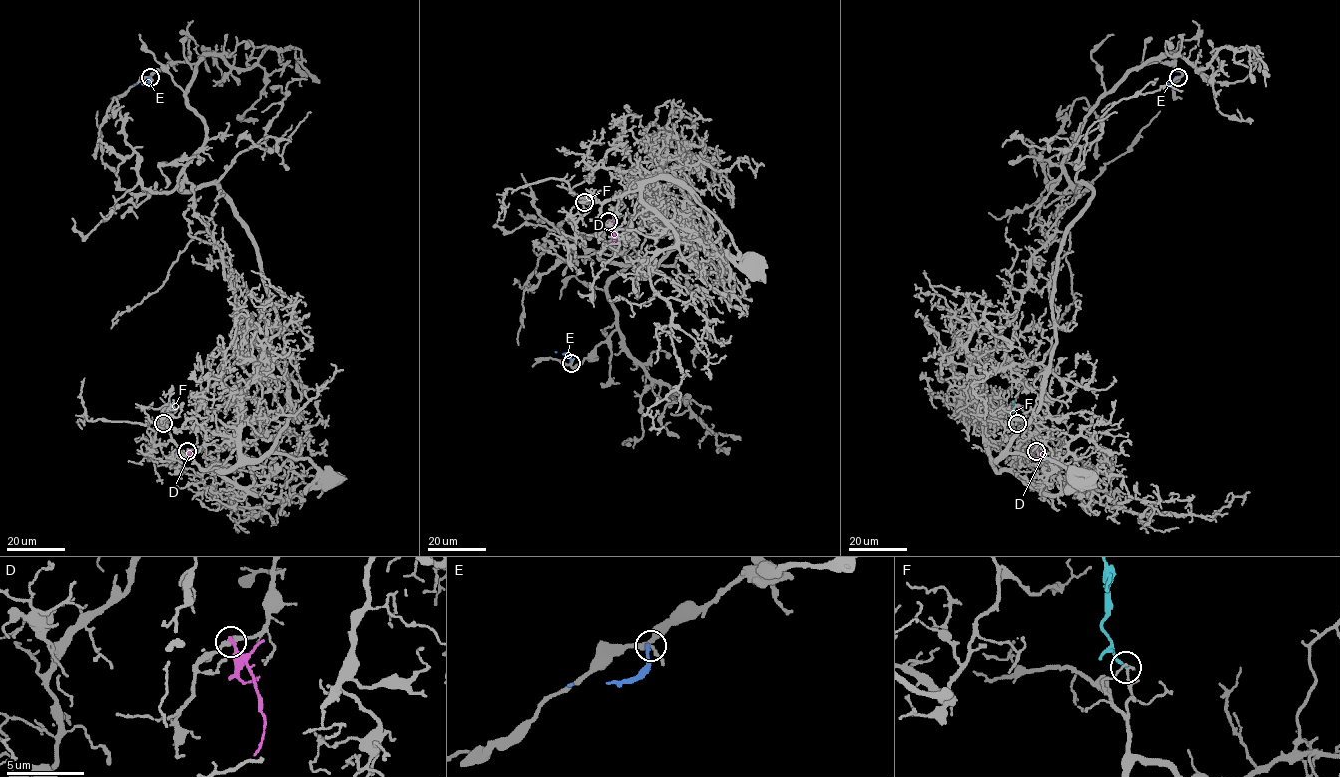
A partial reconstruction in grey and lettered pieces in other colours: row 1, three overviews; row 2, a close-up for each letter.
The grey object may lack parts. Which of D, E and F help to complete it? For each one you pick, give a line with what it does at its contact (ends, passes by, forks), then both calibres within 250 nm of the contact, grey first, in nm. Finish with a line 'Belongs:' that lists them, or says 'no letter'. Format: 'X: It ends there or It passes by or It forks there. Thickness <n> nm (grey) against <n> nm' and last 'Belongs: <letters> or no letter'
F: It ends there. Thickness 160 nm (grey) against 200 nm
Belongs: F

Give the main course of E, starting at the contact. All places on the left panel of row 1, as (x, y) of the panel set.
E: (150, 77), (145, 84), (134, 84)

